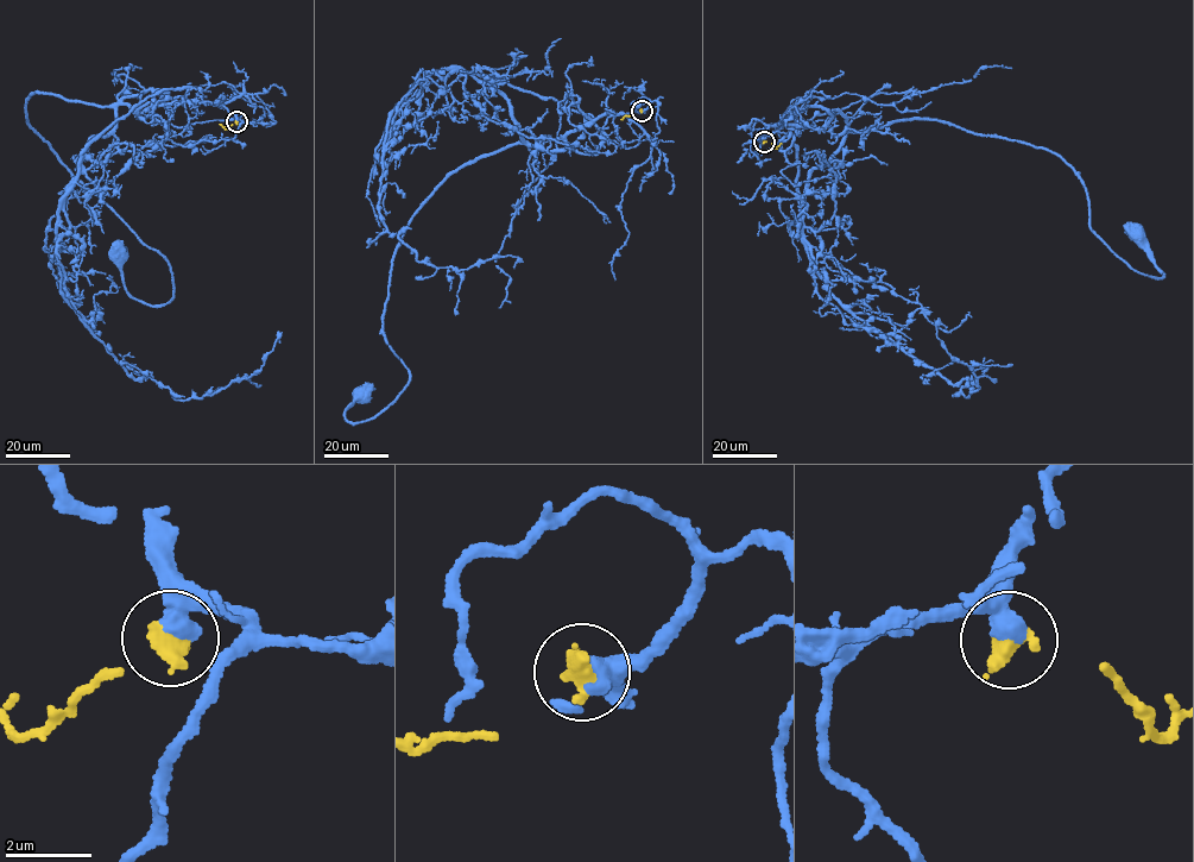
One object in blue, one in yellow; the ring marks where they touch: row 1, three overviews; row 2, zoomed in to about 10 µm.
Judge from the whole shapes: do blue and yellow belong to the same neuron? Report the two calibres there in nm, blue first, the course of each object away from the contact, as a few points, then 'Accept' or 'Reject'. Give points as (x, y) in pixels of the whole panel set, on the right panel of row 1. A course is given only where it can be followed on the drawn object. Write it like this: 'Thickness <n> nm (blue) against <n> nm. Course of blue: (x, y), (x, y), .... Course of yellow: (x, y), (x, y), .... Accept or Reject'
Thickness 550 nm (blue) against 550 nm. Course of blue: (764, 142), (783, 124), (838, 136), (949, 123), (1063, 157), (1098, 236), (1162, 278), (1136, 236). Course of yellow: (764, 142), (775, 149), (781, 143). Accept

